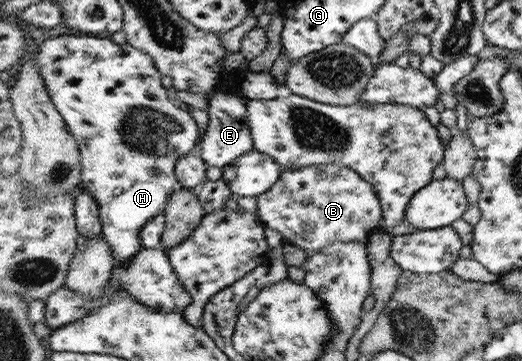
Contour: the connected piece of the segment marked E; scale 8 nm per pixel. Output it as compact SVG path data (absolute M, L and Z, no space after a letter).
M216 93L209 101L209 126L201 142L201 156L209 166L225 167L233 164L238 157L255 150L254 137L249 124L249 106L243 96Z

